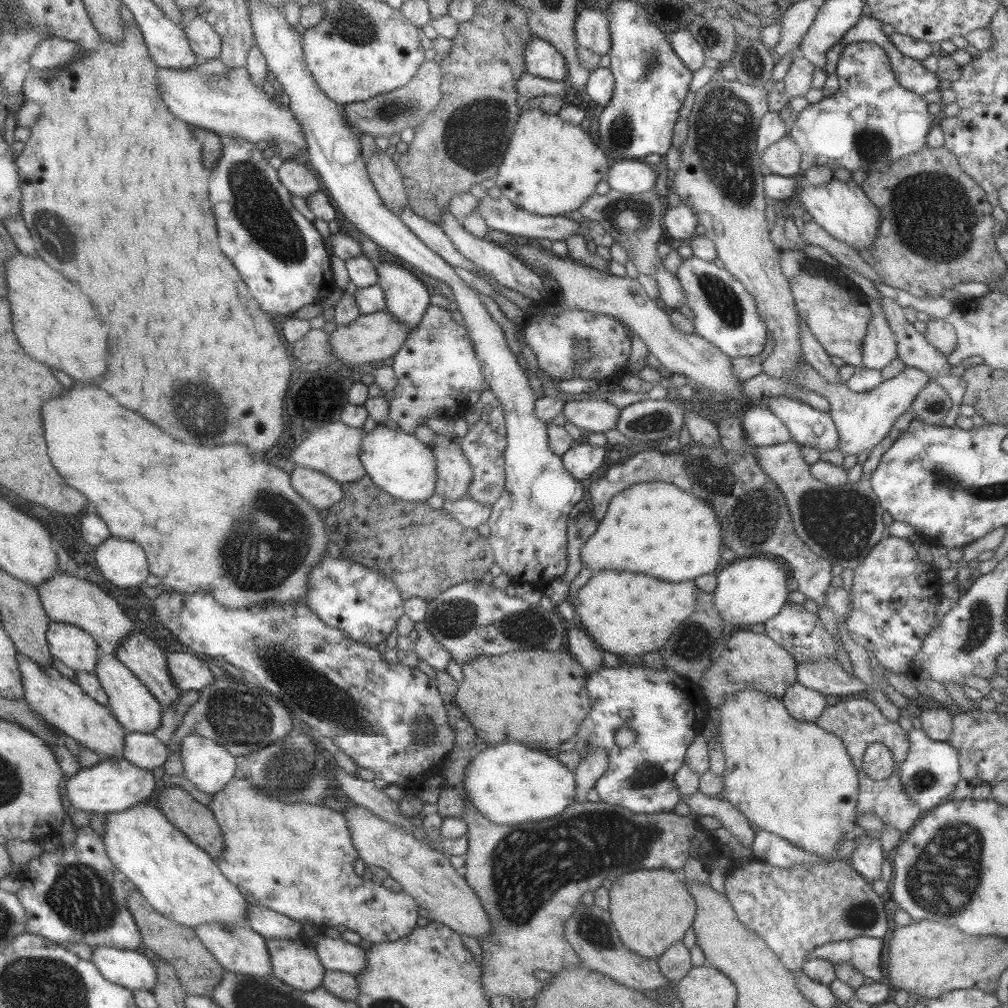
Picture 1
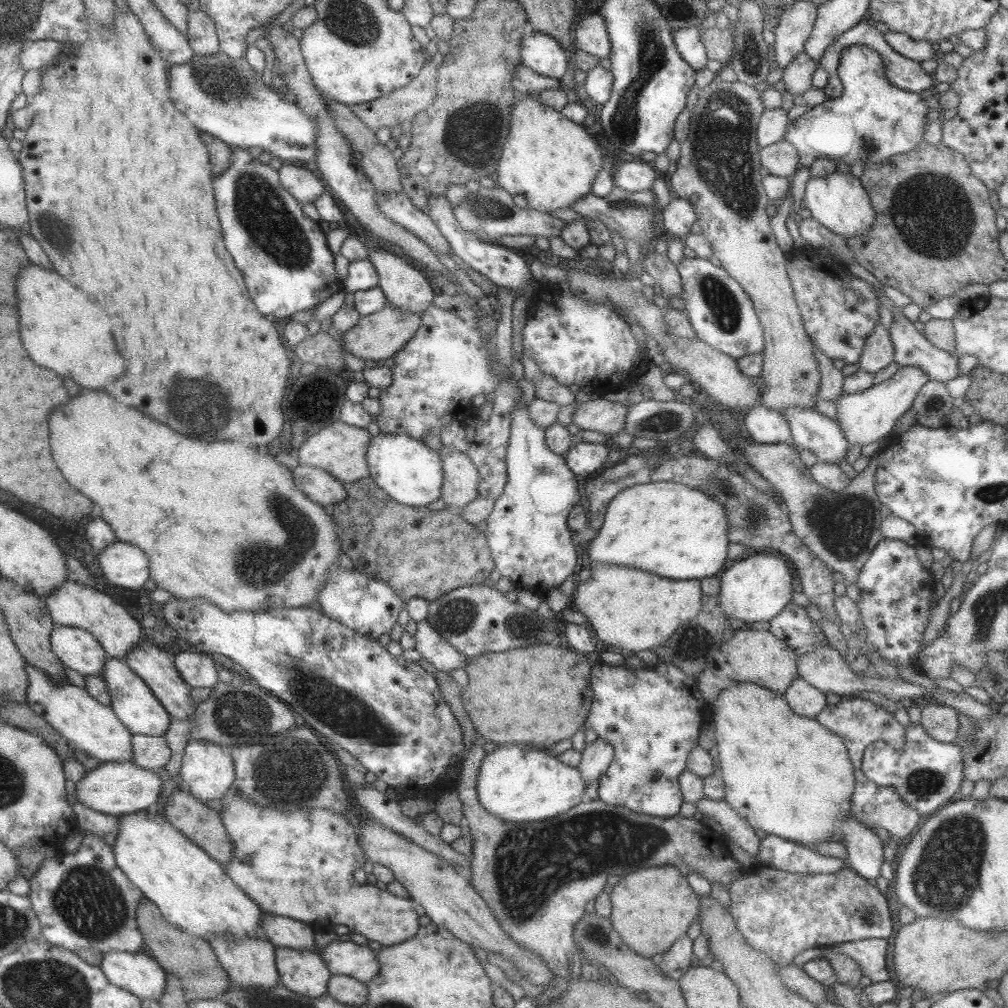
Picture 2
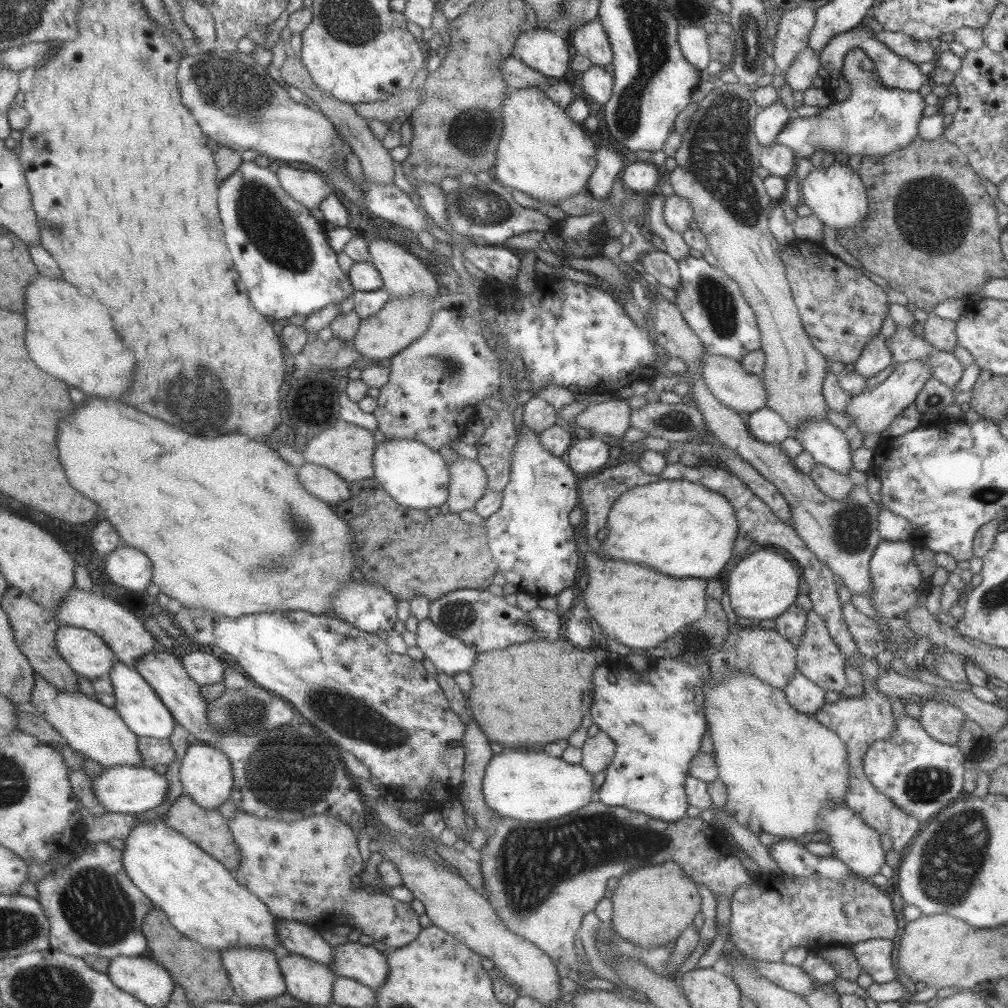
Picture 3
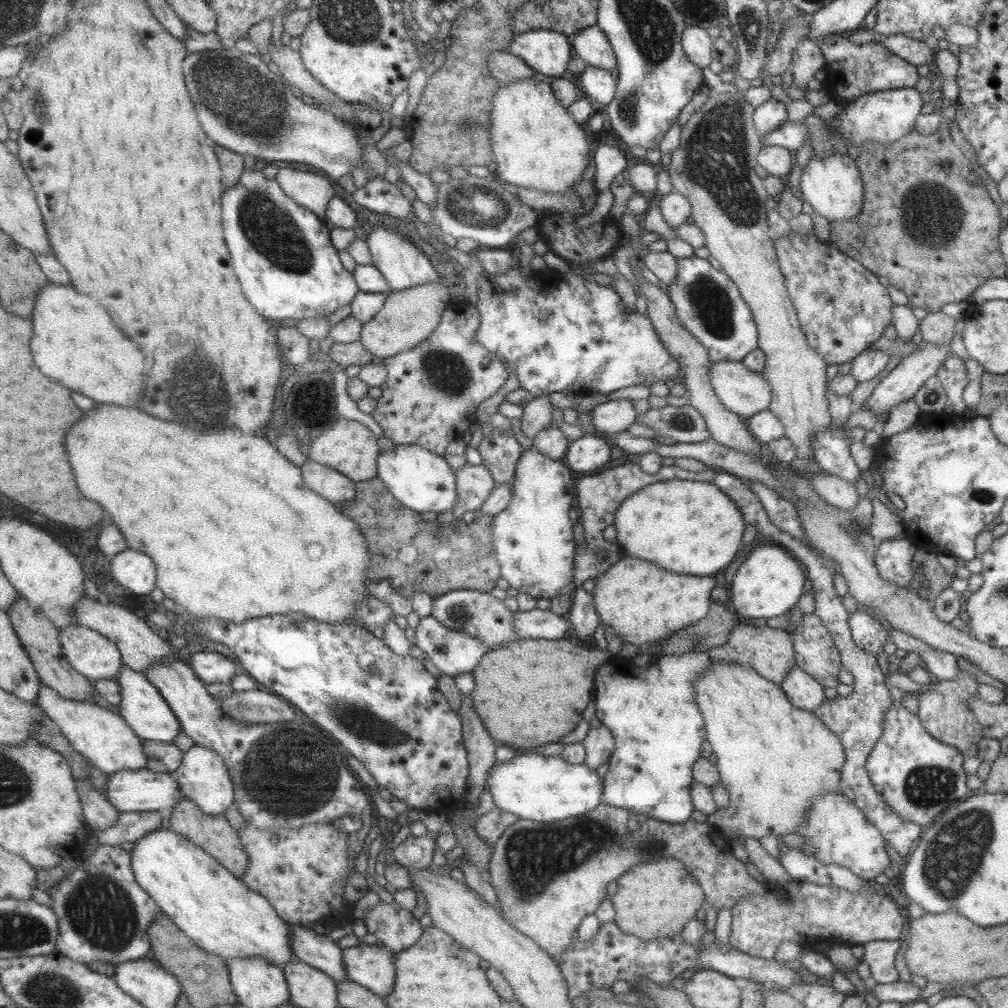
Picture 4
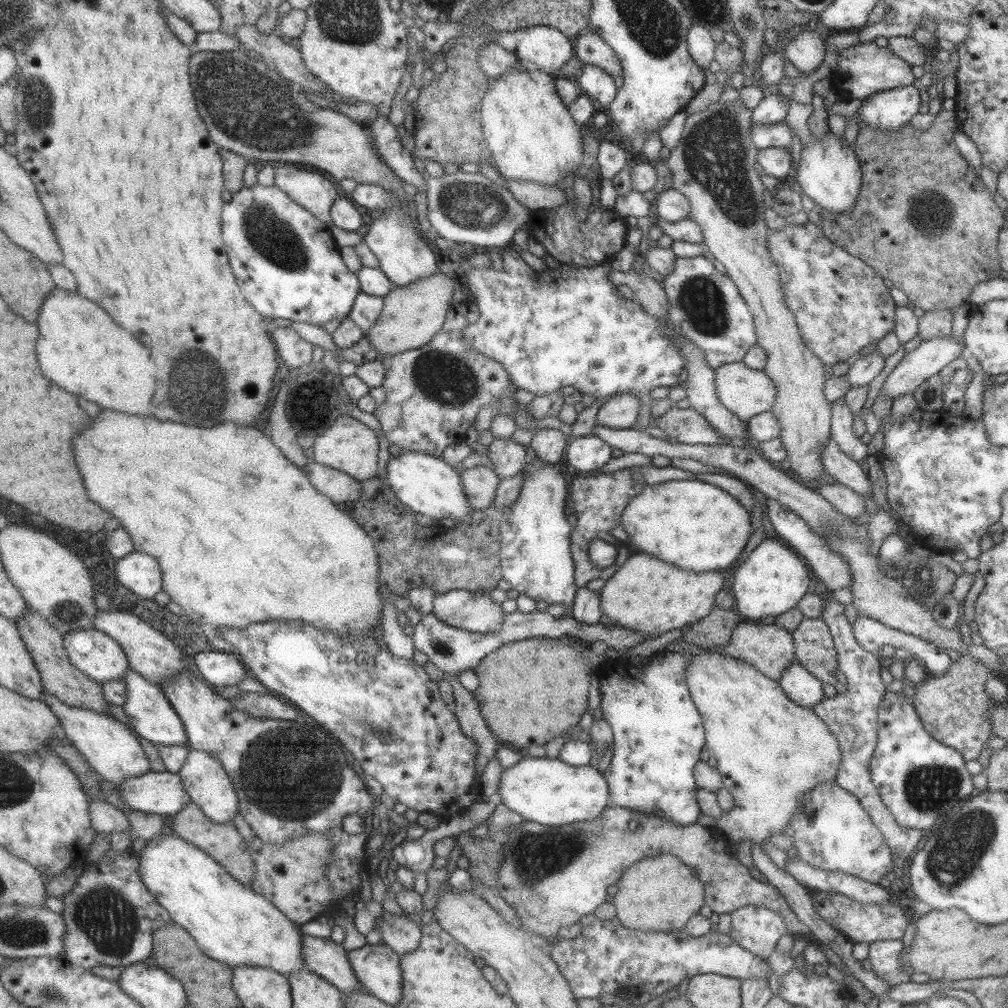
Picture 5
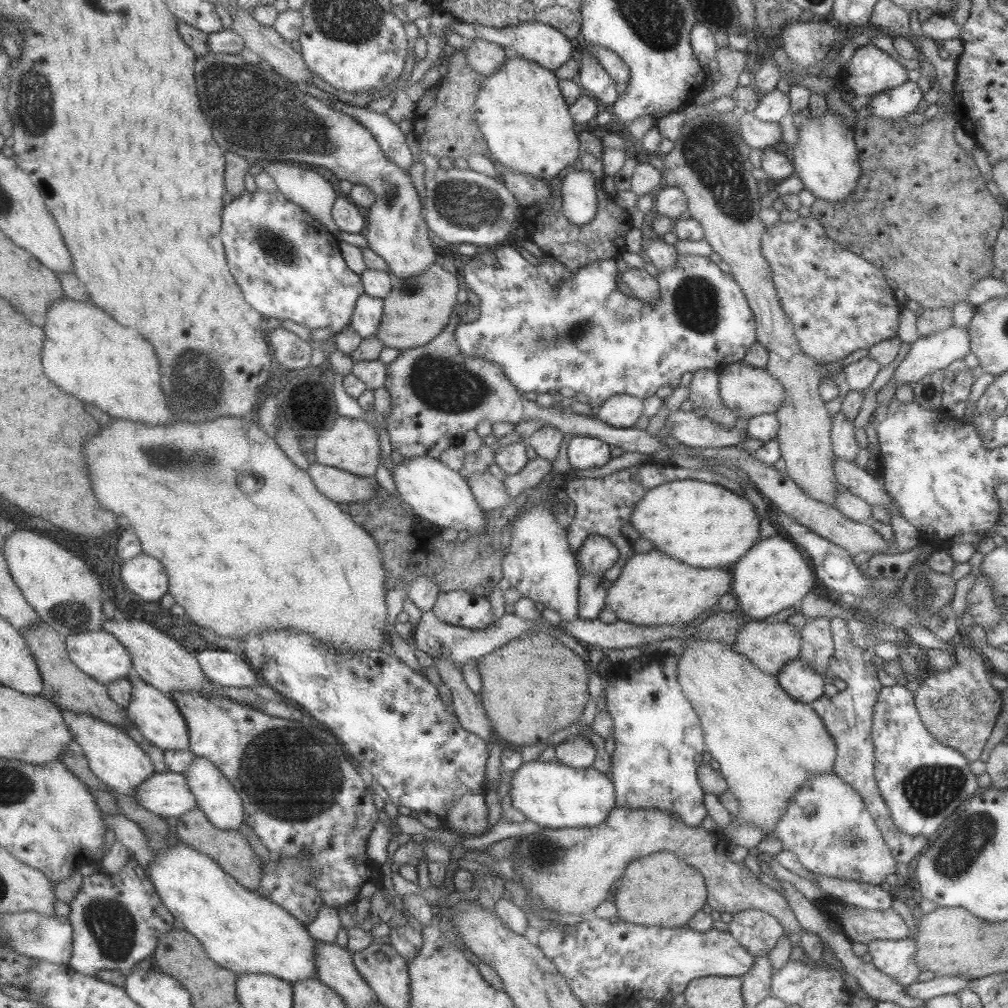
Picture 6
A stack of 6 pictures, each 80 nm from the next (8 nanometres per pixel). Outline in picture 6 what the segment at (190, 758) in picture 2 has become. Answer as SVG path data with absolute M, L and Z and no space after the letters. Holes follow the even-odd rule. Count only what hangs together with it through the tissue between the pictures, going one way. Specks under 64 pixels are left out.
M194 756L183 772L185 782L190 793L195 797L196 806L199 807L207 820L218 829L238 829L243 824L243 809L239 795L233 785L221 774L221 771L207 758Z

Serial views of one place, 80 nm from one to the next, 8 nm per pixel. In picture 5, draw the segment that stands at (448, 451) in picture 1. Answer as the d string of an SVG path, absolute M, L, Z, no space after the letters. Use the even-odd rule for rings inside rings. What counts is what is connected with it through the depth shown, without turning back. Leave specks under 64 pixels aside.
M475 465L460 473L461 486L470 510L484 509L492 504L499 478L491 467Z

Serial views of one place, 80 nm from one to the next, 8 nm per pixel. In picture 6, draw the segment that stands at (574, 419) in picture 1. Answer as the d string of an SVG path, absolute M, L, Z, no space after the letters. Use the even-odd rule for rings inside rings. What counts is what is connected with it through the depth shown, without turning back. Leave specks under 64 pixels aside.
M611 395L599 406L596 418L615 428L632 427L642 415L642 399L628 395Z

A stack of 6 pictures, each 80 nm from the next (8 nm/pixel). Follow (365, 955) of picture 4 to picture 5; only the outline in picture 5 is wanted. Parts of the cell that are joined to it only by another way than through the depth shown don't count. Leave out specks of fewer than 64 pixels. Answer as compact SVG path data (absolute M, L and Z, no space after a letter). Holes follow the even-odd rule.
M379 942L365 943L346 953L352 973L365 991L381 1002L395 1006L400 999L402 983L400 956Z

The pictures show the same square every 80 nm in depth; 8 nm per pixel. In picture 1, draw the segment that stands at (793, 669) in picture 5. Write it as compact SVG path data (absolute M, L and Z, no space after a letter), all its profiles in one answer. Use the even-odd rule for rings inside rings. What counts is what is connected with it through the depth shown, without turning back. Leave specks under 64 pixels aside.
M795 682L786 690L780 701L789 716L803 722L815 722L827 706L826 698L820 692L806 688Z

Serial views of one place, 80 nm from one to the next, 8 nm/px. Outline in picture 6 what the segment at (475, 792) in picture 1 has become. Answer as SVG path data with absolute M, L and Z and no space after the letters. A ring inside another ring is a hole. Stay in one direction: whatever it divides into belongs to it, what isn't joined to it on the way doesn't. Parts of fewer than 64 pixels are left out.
M538 759L522 762L511 772L508 782L508 795L511 806L521 812L535 827L563 828L578 826L595 826L606 819L607 813L615 807L613 783L602 772L592 766L576 769L565 766L557 760L541 761Z

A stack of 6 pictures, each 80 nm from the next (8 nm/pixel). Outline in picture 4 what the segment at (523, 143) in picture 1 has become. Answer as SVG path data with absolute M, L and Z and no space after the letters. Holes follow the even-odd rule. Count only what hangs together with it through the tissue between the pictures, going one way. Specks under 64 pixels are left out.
M537 76L500 85L492 98L489 142L495 177L511 187L562 194L569 191L587 168L589 132L575 123L551 92L549 79Z

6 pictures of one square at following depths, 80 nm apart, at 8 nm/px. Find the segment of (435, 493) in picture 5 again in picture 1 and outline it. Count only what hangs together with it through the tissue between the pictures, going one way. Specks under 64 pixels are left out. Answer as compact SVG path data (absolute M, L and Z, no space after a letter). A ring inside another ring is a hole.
M376 424L372 430L363 433L358 457L371 482L375 482L393 498L425 502L434 494L436 464L433 453L428 445L417 440L413 434Z

